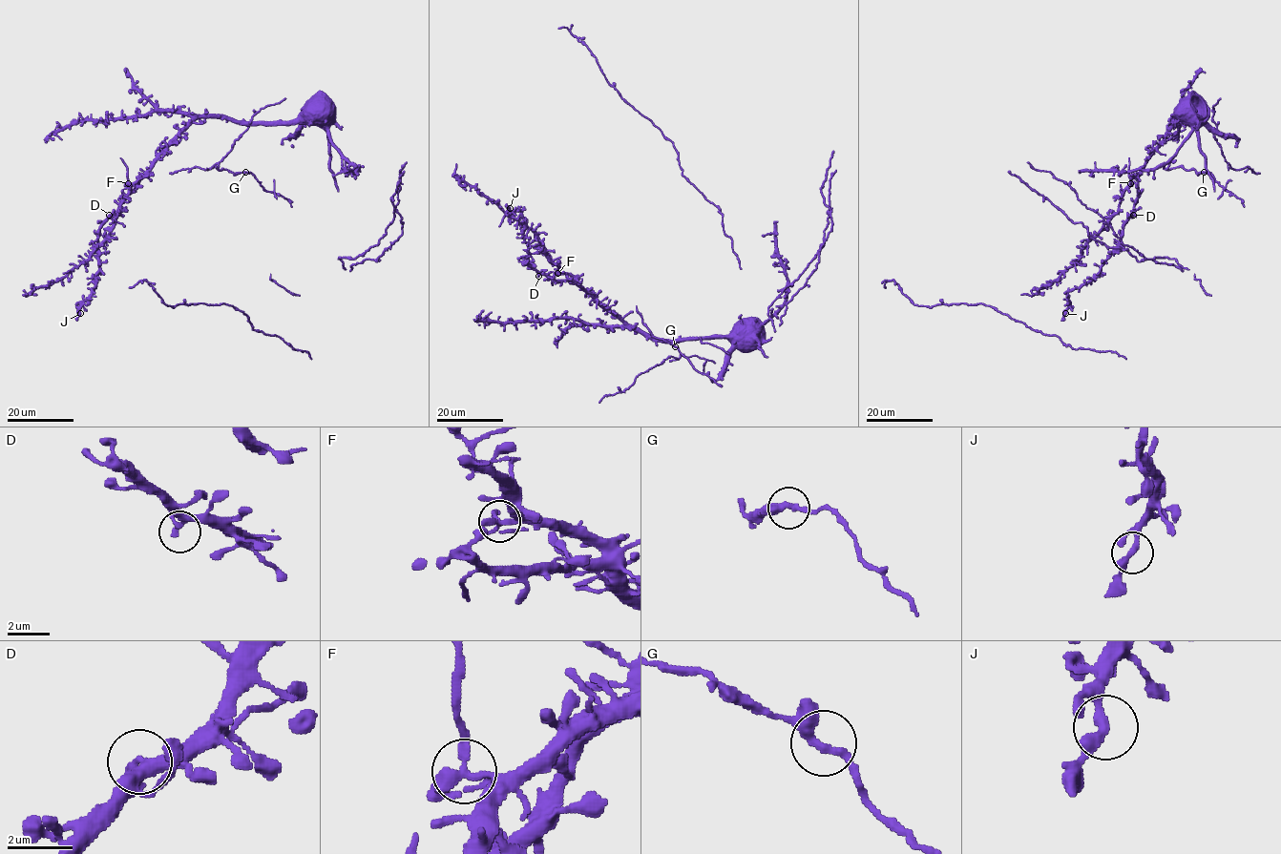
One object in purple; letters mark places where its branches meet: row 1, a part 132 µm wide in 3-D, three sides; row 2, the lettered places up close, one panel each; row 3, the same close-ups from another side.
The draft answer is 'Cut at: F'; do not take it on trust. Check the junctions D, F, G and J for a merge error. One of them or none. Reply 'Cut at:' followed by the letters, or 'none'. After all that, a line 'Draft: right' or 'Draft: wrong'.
Cut at: F
Draft: right

